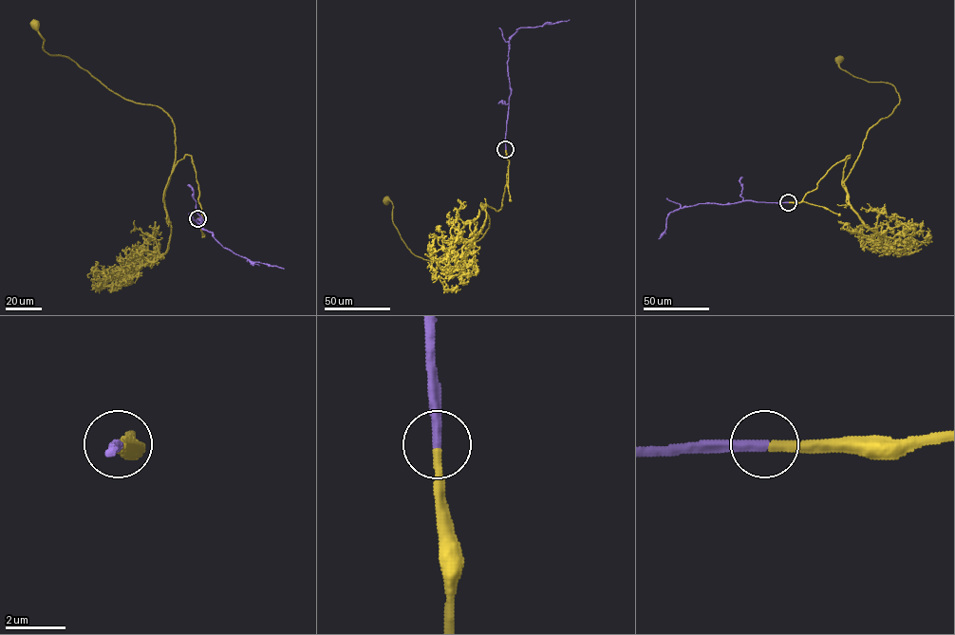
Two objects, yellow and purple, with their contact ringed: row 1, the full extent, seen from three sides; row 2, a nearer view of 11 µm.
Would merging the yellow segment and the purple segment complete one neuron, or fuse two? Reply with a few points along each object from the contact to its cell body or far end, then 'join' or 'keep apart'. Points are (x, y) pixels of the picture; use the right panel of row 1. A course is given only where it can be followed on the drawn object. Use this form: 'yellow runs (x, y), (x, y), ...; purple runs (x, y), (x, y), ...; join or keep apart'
yellow runs (788, 202), (800, 202), (850, 155), (846, 191), (867, 131), (899, 102), (891, 84), (853, 76), (840, 59); purple runs (788, 202), (745, 200), (683, 206), (669, 214), (665, 229), (659, 238); join

